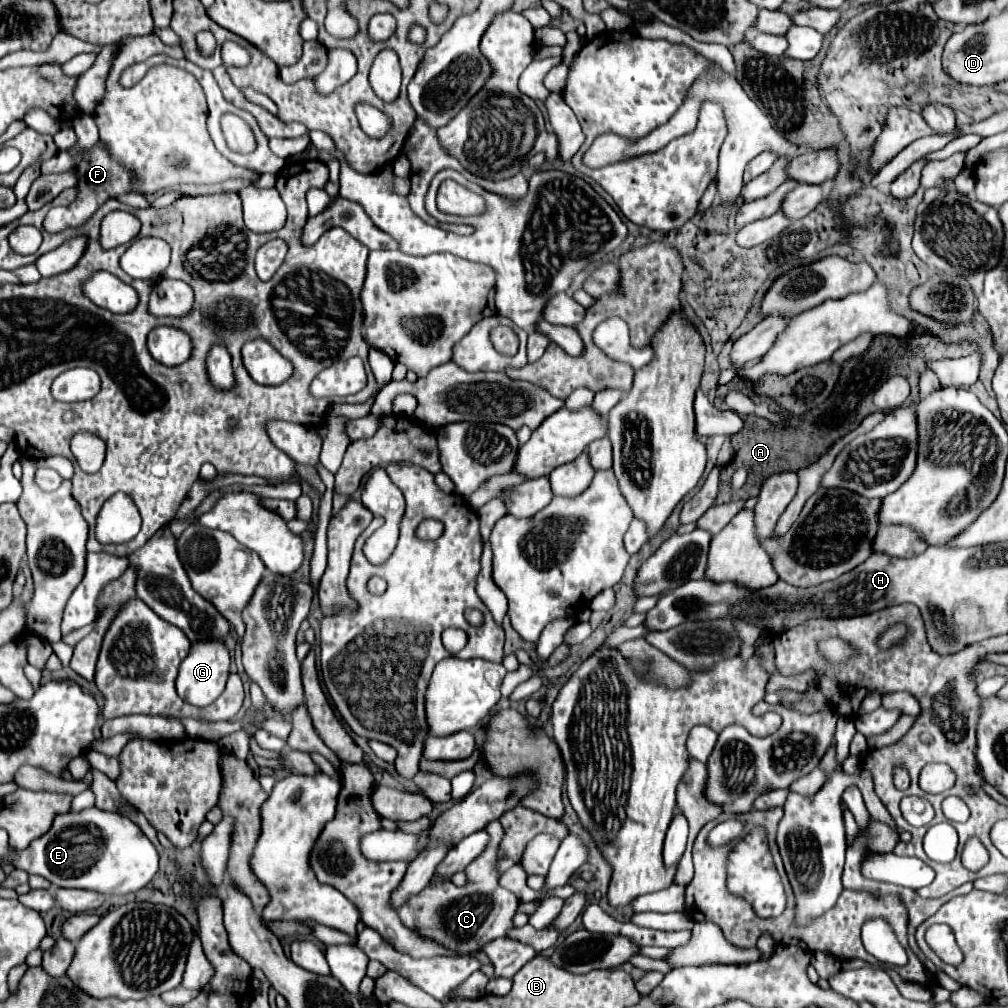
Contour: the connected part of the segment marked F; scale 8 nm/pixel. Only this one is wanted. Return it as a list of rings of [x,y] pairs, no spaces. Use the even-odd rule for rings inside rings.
[[[97,144],[89,152],[81,154],[79,158],[73,158],[67,152],[57,152],[53,158],[49,158],[41,164],[41,174],[55,174],[55,172],[67,172],[67,170],[71,170],[77,176],[79,194],[77,194],[77,200],[73,204],[49,210],[49,214],[43,222],[45,230],[49,230],[49,232],[61,232],[67,226],[81,226],[87,218],[91,218],[91,214],[107,198],[117,198],[123,192],[131,192],[131,174],[129,174],[129,170],[125,166],[117,164],[101,144]]]

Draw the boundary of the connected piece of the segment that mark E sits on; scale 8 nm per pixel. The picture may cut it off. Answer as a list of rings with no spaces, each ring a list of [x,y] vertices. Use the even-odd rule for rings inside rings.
[[[99,808],[57,814],[47,834],[33,840],[27,850],[13,854],[15,868],[21,868],[29,874],[39,874],[57,888],[85,888],[85,890],[93,890],[93,892],[107,894],[107,896],[125,896],[125,894],[133,894],[141,890],[143,886],[149,884],[145,882],[145,868],[147,872],[155,868],[155,874],[157,874],[157,864],[159,864],[159,854],[155,846],[135,822],[131,822],[123,814],[105,812]]]

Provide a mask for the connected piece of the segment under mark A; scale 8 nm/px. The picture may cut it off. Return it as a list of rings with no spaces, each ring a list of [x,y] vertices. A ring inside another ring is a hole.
[[[919,328],[917,336],[911,336],[907,346],[901,344],[897,338],[877,336],[871,342],[871,346],[859,358],[855,356],[855,358],[851,358],[843,364],[837,386],[835,386],[833,394],[827,398],[827,402],[823,402],[819,418],[809,418],[809,424],[797,424],[797,418],[791,418],[789,438],[797,438],[797,440],[783,440],[783,426],[769,424],[769,432],[767,432],[765,418],[743,416],[745,428],[737,436],[731,438],[731,446],[733,446],[735,454],[733,454],[733,460],[729,462],[729,466],[721,468],[719,494],[715,498],[715,504],[723,504],[723,502],[729,502],[729,498],[735,498],[735,492],[731,492],[731,478],[727,478],[727,476],[731,476],[737,468],[747,470],[747,482],[745,482],[745,488],[741,490],[741,498],[747,500],[747,498],[753,498],[753,496],[759,494],[761,482],[765,478],[769,478],[771,474],[787,472],[787,470],[797,472],[803,466],[813,464],[821,454],[827,452],[827,446],[831,446],[831,442],[845,436],[849,430],[855,430],[865,416],[869,416],[871,412],[877,410],[871,402],[871,396],[885,382],[885,378],[905,376],[911,384],[911,400],[917,400],[917,396],[919,396],[917,378],[925,370],[925,360],[961,358],[961,356],[967,356],[967,354],[973,354],[971,344],[963,342],[963,344],[945,348],[937,338],[929,336],[921,328]]]

